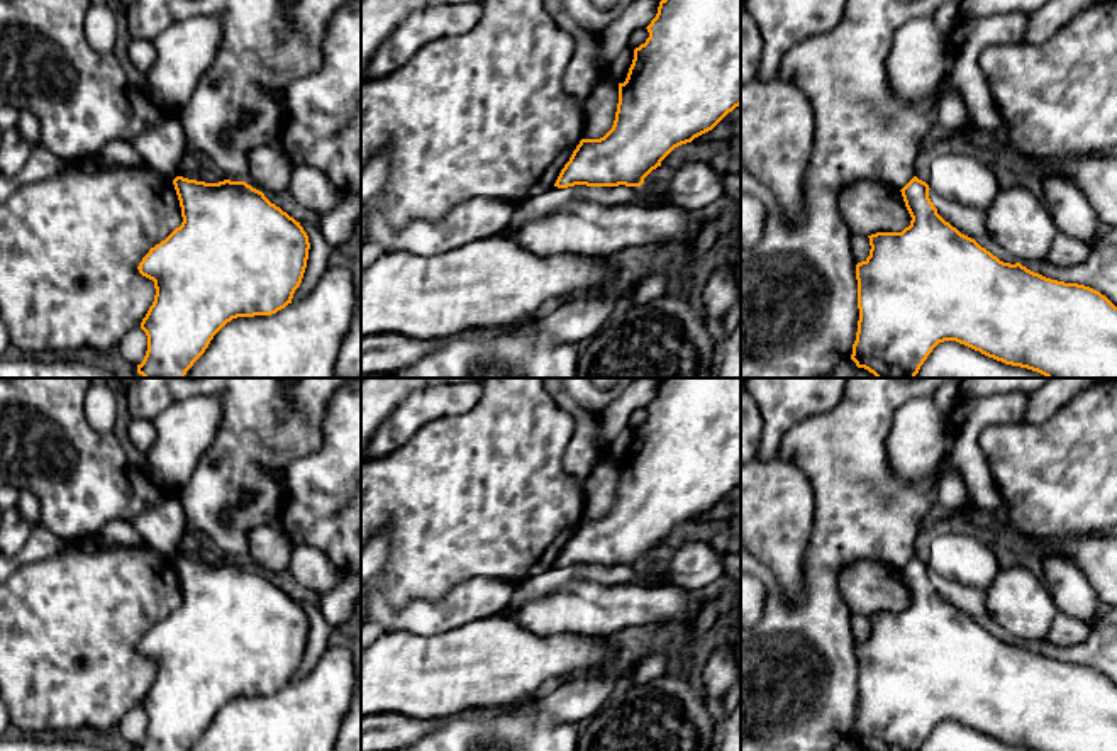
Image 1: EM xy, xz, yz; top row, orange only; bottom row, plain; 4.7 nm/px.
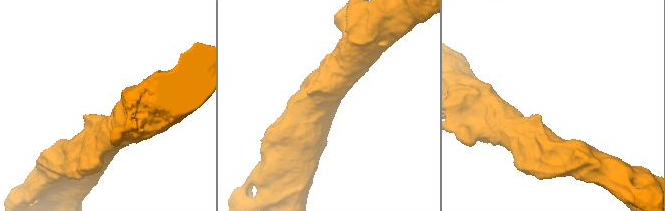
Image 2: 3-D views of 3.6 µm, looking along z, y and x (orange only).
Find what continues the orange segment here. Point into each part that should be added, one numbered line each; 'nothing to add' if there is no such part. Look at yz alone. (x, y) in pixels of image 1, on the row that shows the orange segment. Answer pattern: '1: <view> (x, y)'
nothing to add

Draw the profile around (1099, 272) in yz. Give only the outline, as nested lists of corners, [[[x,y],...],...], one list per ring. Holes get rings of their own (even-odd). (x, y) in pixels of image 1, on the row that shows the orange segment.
[[[1117,229],[1103,231],[1080,264],[1061,268],[1048,258],[1020,264],[1051,280],[1090,286],[1117,307]]]

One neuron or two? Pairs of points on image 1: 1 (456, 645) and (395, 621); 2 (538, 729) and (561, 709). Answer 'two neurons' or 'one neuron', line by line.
1: two neurons
2: two neurons

